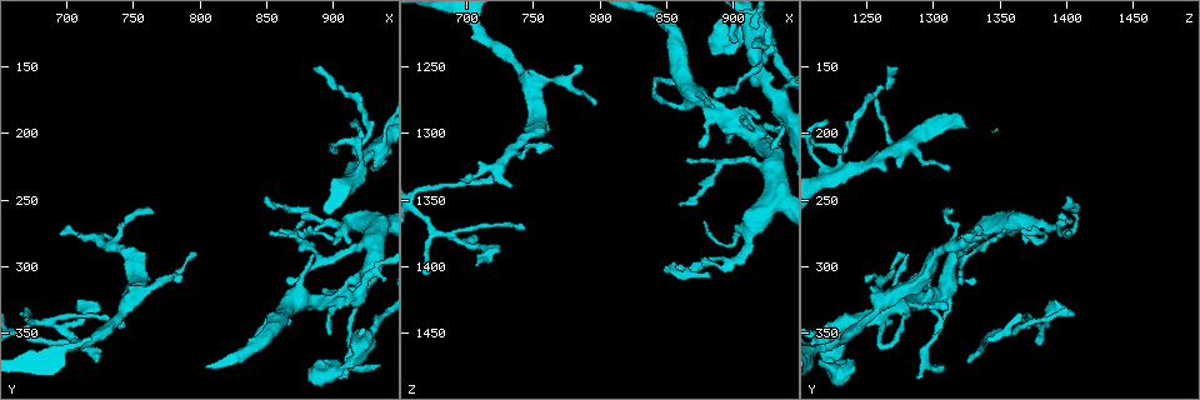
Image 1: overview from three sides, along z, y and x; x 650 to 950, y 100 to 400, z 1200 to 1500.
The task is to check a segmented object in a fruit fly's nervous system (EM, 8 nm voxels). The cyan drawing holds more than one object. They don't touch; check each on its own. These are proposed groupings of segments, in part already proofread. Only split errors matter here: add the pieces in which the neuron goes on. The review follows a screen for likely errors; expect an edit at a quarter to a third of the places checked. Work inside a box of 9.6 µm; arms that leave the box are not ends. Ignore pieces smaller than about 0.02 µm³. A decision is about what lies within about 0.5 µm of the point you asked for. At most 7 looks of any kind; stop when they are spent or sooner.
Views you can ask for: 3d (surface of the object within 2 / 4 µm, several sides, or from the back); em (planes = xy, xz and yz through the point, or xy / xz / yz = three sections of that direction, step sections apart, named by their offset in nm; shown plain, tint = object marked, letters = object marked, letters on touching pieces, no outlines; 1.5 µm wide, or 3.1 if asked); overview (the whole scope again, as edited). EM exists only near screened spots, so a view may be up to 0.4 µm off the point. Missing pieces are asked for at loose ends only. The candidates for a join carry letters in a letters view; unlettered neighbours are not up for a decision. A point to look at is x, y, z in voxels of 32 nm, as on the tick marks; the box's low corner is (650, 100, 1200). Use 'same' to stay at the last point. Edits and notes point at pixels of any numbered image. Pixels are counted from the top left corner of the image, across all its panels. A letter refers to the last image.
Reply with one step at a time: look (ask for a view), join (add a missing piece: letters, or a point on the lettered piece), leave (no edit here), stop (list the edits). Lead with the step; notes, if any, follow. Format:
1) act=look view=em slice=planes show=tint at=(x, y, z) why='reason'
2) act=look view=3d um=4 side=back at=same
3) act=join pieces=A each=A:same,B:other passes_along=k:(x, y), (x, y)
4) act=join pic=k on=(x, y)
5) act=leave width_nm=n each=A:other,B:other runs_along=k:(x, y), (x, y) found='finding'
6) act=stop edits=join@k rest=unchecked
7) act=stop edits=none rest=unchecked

act=look view=3d um=4 at=(886, 292, 1280) why='an open end'

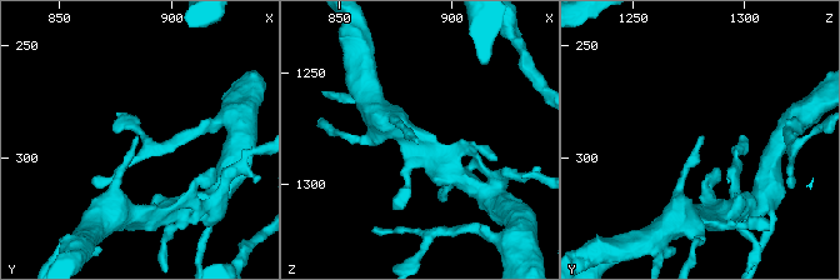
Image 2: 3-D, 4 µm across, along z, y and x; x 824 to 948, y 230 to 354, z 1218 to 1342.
act=look view=em slice=xy step=8 show=tint at=(885, 292, 1281)

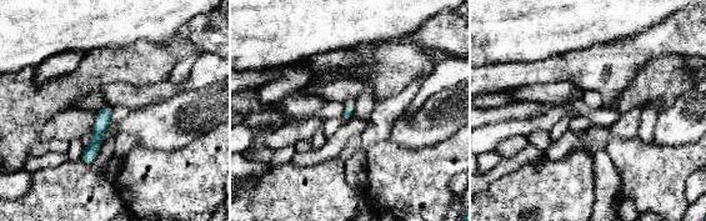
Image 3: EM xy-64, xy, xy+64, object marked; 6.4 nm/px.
act=look view=em slice=planes show=letters at=same

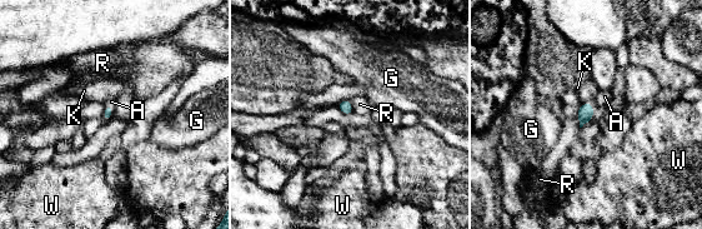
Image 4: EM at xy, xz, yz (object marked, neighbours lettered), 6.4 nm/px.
act=join pieces=A each=A:same,G:other,K:other,R:other,W:other passes_along=4:(586, 110), (592, 106), (605, 96) found='it goes on there'

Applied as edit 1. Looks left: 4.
act=look view=em slice=xz step=4 show=letters at=(918, 192, 1222) why='branch stops here'

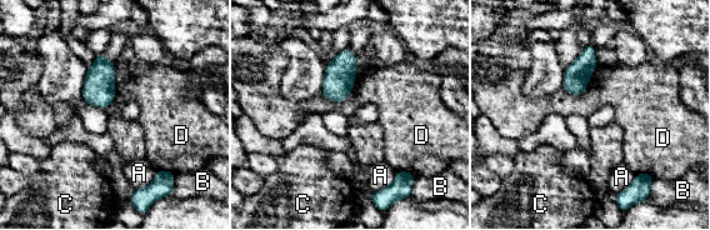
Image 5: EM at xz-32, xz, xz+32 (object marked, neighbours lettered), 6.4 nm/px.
act=look view=em slice=planes show=letters at=same

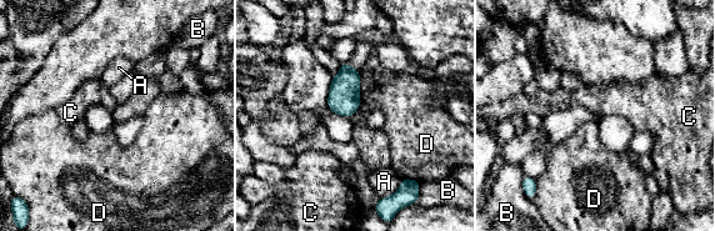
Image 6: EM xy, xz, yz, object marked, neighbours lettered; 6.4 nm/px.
act=leave longest_contact=A:200nm each=A:other,B:other,C:other,D:other border=6:(360, 99), (359, 108), (348, 116) found='none of them fits'

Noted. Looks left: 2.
act=look view=em slice=yz step=4 show=tint at=(764, 260, 1308) why='thin end'

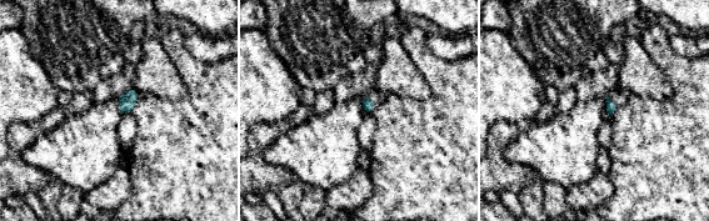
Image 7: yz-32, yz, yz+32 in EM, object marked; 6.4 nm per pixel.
act=look view=em slice=planes show=letters at=same why='cut it another way'

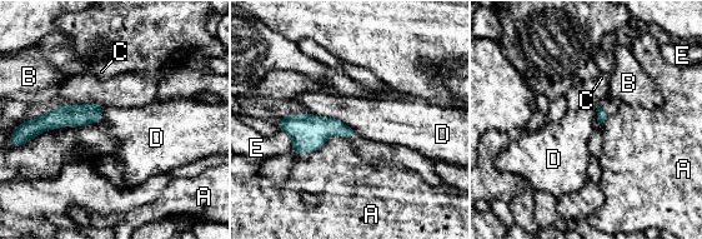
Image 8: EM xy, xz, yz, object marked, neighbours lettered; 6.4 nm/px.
act=leave each=A:other,B:other,C:other,D:other,E:other found='none of them fits'

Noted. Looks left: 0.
act=stop edits=join@4 rest=unchecked

